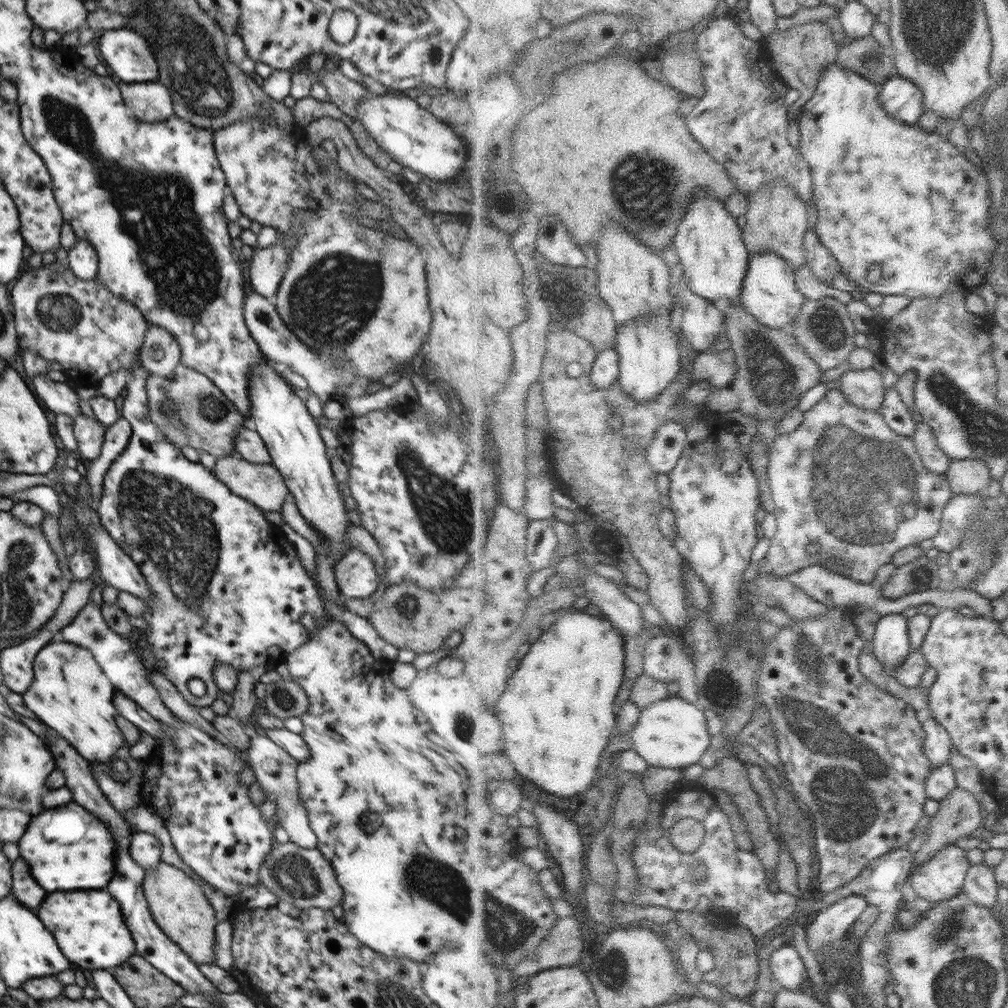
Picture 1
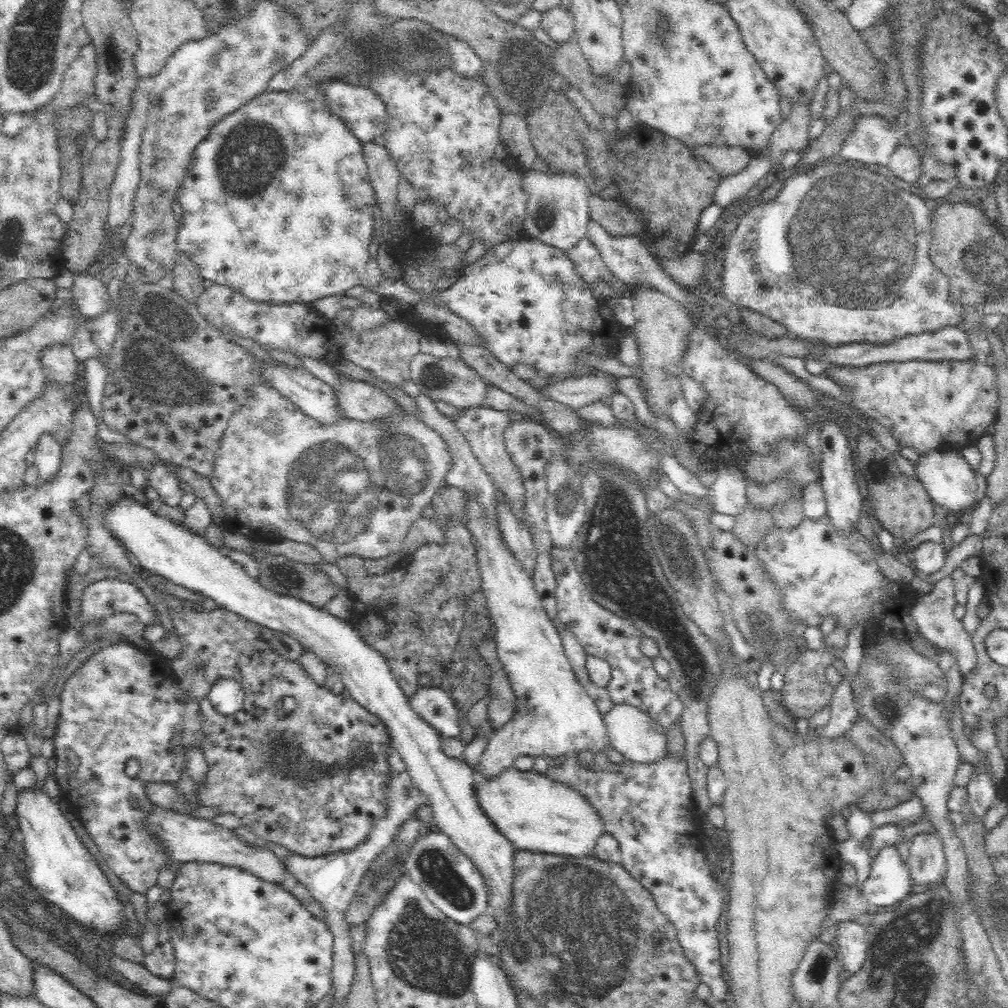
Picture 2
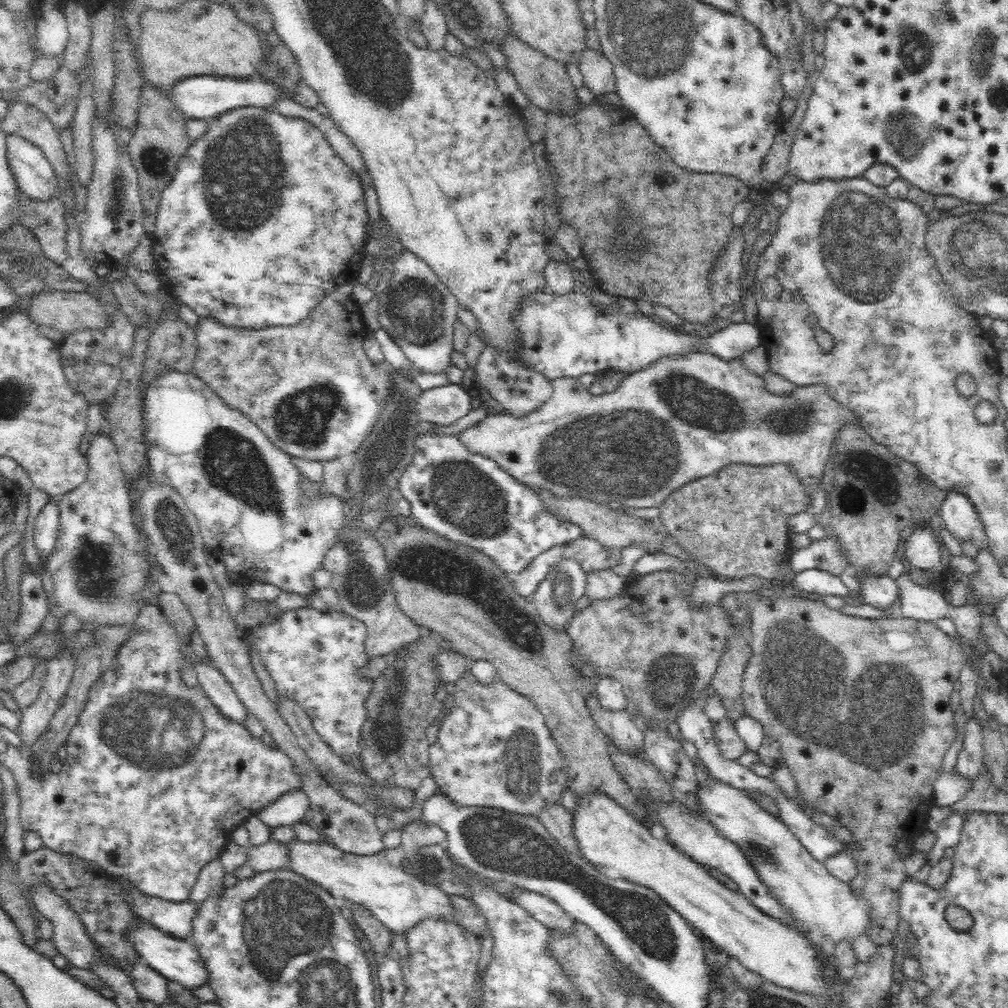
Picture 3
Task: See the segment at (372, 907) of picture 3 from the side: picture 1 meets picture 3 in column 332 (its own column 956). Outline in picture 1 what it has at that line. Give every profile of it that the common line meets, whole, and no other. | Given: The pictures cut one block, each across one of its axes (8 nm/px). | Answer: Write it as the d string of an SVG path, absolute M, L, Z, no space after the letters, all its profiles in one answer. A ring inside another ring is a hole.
M947 844L924 865L915 866L910 882L919 898L942 904L965 892L970 867L963 844Z

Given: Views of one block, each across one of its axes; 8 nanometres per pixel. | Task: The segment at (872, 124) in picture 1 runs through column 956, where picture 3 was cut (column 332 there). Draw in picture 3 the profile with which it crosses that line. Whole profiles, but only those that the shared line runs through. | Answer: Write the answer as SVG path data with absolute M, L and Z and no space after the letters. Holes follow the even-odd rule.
M246 106L223 112L209 121L205 135L191 142L178 162L172 182L160 194L155 232L151 234L156 260L155 273L160 276L162 288L191 308L199 318L215 318L222 324L247 329L298 324L336 287L358 278L360 260L365 256L365 242L368 239L365 227L370 222L364 191L360 176L338 157L322 131L313 123L299 117L286 117L270 111L269 107Z

